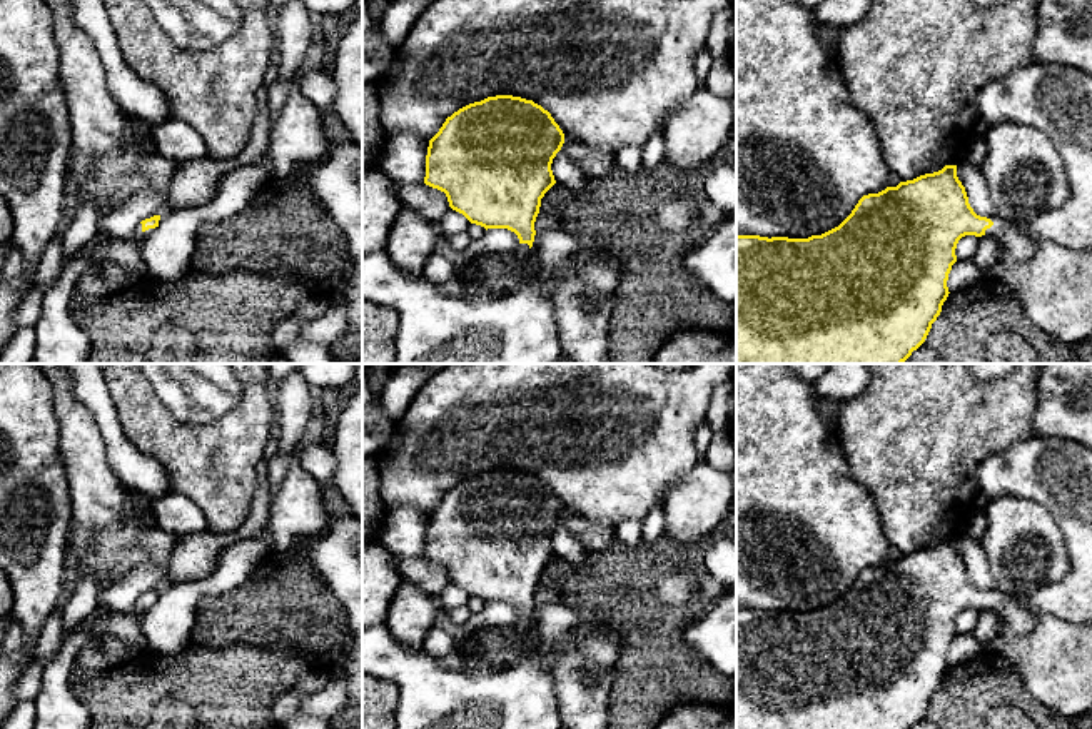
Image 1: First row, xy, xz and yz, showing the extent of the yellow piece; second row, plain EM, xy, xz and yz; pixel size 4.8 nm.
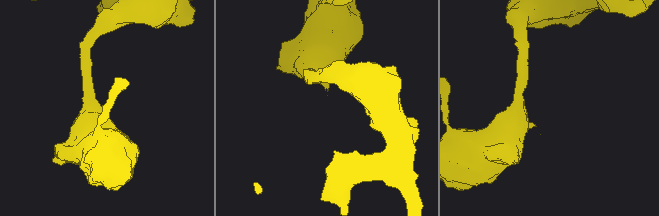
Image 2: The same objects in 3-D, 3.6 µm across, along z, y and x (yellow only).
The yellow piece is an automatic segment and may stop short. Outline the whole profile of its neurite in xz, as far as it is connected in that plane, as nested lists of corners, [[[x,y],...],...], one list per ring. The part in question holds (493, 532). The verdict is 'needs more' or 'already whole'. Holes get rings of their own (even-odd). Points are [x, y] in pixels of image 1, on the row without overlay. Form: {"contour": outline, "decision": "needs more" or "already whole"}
{"contour": [[[513,469],[488,470],[454,485],[429,514],[424,557],[444,566],[449,581],[471,597],[514,606],[519,619],[508,627],[523,632],[534,616],[541,572],[556,557],[551,537],[563,517],[563,504],[541,479]]], "decision": "needs more"}

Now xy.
{"contour": [[[160,589],[142,594],[134,606],[132,612],[117,612],[109,609],[105,616],[99,616],[95,611],[83,619],[78,627],[88,632],[88,639],[83,647],[97,644],[102,639],[114,637],[120,644],[129,646],[134,654],[147,649],[147,641],[142,632],[142,614],[147,612],[155,601],[159,601]]], "decision": "needs more"}

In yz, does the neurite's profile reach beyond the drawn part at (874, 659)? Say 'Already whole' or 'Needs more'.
Needs more

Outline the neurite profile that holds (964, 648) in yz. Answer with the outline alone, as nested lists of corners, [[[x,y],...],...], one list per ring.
[[[990,609],[978,611],[975,627],[967,634],[957,634],[948,647],[948,666],[960,666],[973,659],[983,649],[992,649],[993,637],[1004,627],[1000,616]]]

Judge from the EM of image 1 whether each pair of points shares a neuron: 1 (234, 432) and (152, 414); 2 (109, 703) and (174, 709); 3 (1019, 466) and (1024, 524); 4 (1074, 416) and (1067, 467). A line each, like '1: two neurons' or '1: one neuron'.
1: one neuron
2: one neuron
3: two neurons
4: two neurons

